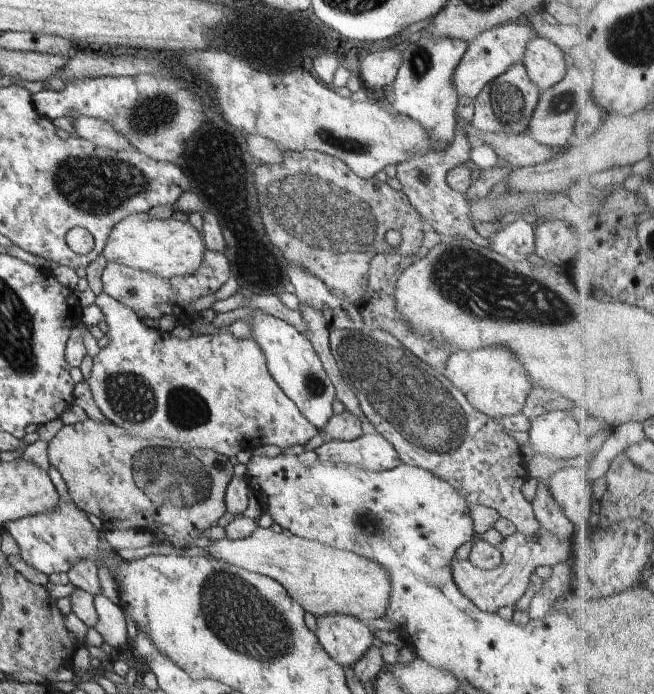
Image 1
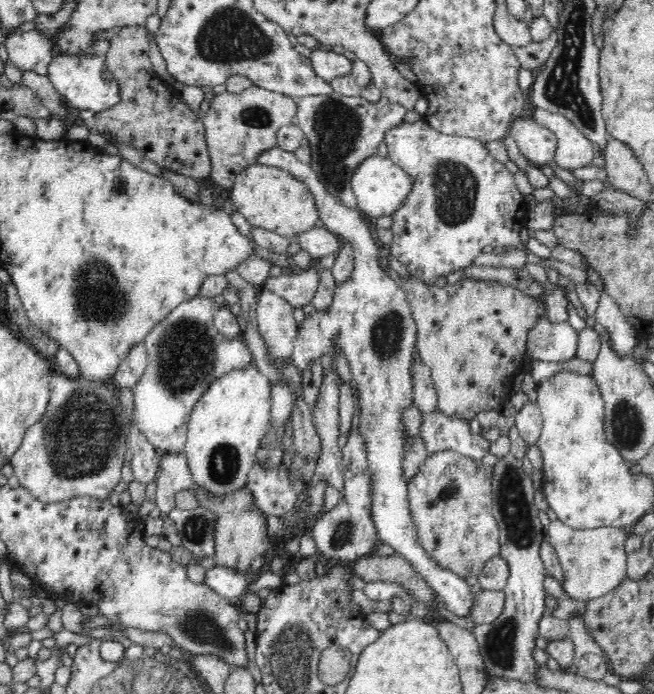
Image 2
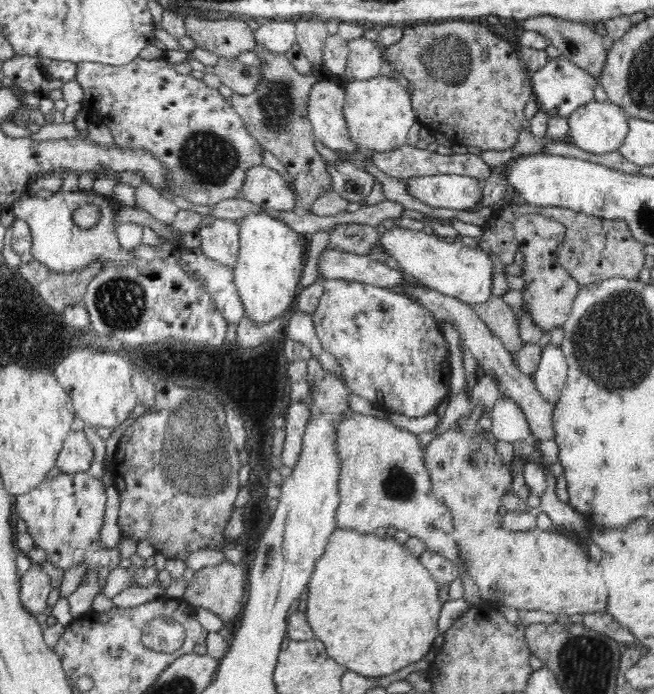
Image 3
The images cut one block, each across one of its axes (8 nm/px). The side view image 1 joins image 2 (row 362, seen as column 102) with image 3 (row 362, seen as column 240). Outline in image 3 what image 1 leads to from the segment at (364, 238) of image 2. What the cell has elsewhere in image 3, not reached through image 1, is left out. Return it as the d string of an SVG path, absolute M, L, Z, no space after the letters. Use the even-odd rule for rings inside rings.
M326 279L322 281L322 285L323 296L321 297L318 309L311 316L322 347L340 363L342 379L349 387L349 390L354 394L358 394L358 396L362 396L362 398L365 398L371 403L378 402L384 408L390 408L392 414L404 414L404 416L410 418L420 418L433 412L447 394L451 376L450 370L452 370L452 367L450 367L448 341L446 341L446 338L442 334L437 319L424 306L418 304L418 302L404 296L404 294L388 291L386 288L344 279Z

